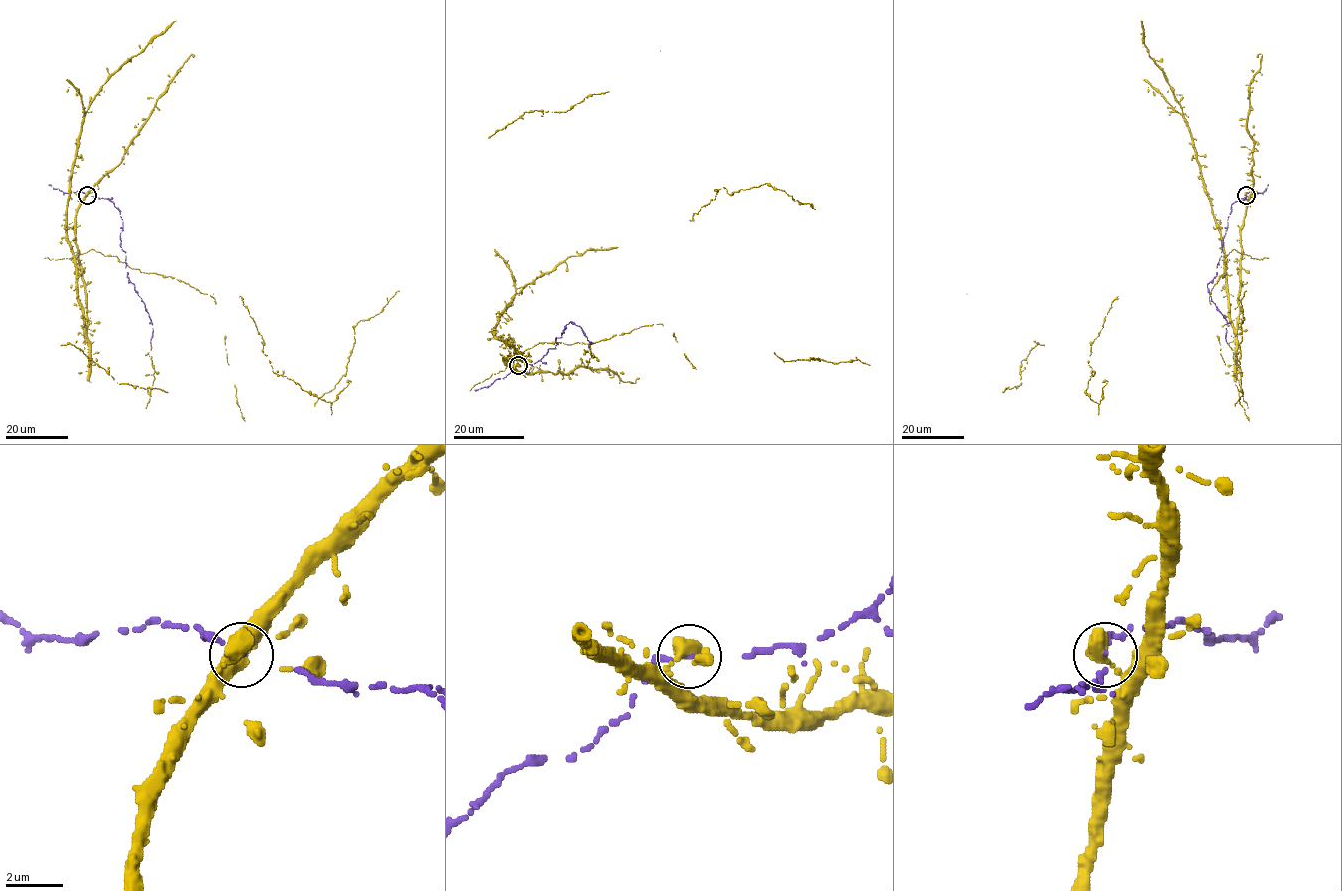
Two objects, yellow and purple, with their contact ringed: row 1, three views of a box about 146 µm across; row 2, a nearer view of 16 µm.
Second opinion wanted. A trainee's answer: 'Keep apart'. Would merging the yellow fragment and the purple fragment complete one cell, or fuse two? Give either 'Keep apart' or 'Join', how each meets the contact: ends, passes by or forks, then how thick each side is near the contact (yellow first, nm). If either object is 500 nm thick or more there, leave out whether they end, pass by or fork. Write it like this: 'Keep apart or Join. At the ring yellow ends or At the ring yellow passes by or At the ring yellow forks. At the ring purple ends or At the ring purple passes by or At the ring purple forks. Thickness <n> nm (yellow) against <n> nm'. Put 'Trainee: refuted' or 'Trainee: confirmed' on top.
Trainee: refuted
Join. Thickness 550 nm (yellow) against 140 nm

